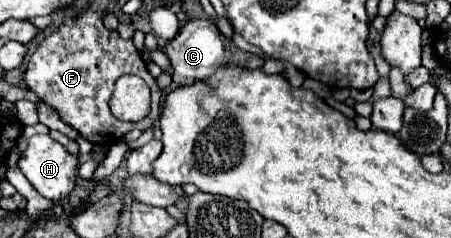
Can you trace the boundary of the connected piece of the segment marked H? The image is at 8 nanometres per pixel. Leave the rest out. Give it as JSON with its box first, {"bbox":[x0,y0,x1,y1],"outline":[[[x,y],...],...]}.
{"bbox":[19,134,79,202],"outline":[[[35,134],[29,140],[27,150],[19,158],[19,168],[25,174],[25,178],[33,184],[33,188],[41,196],[45,196],[53,202],[61,202],[71,194],[71,190],[75,186],[75,180],[77,180],[77,166],[79,166],[79,156],[71,156],[49,134]]]}

